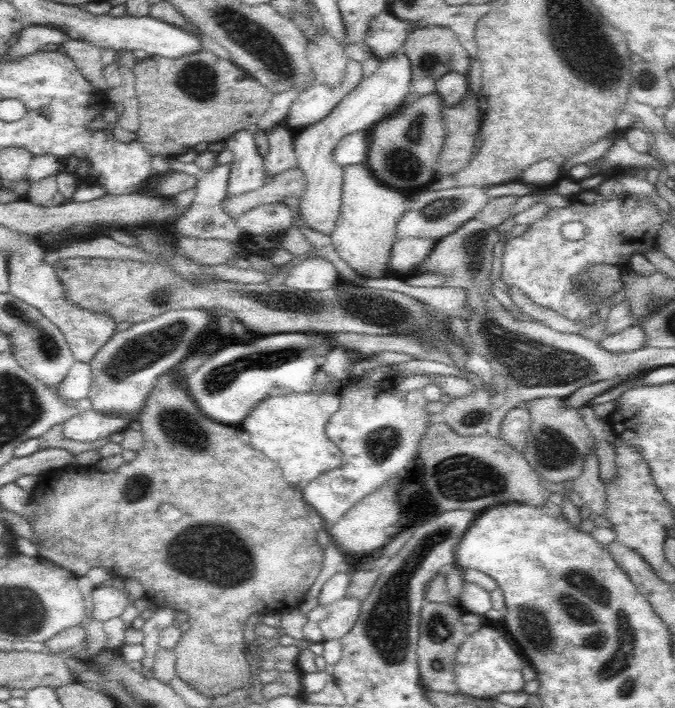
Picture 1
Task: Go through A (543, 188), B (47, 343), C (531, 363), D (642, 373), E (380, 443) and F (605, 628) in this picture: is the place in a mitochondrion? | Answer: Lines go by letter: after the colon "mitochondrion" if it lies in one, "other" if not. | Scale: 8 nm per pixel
A: other
B: mitochondrion
C: mitochondrion
D: other
E: mitochondrion
F: mitochondrion

